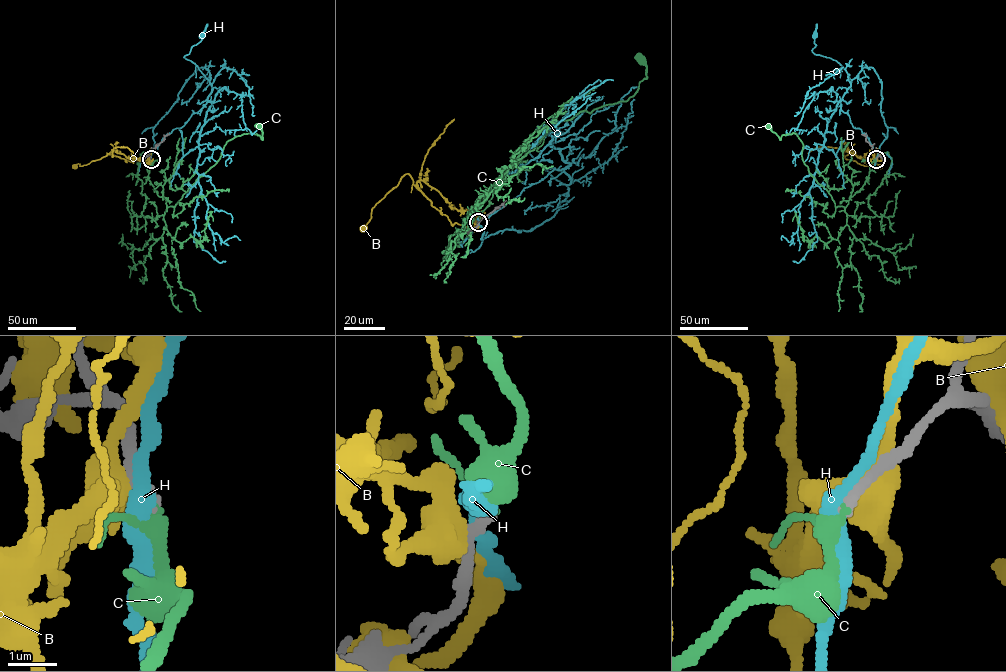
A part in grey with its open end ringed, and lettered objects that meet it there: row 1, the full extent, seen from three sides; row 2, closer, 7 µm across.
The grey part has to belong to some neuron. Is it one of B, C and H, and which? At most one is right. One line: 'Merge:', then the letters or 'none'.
Merge: C

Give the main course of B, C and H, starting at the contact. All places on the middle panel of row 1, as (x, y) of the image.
B: (478, 223), (474, 231), (456, 223), (452, 225), (405, 174), (371, 210), (371, 218), (363, 227)
C: (479, 222), (474, 209), (488, 190), (549, 130), (583, 110), (634, 94), (646, 78), (640, 60)
H: (478, 223), (481, 240), (504, 229), (530, 231), (554, 215), (568, 188), (528, 143), (537, 126), (555, 131)

